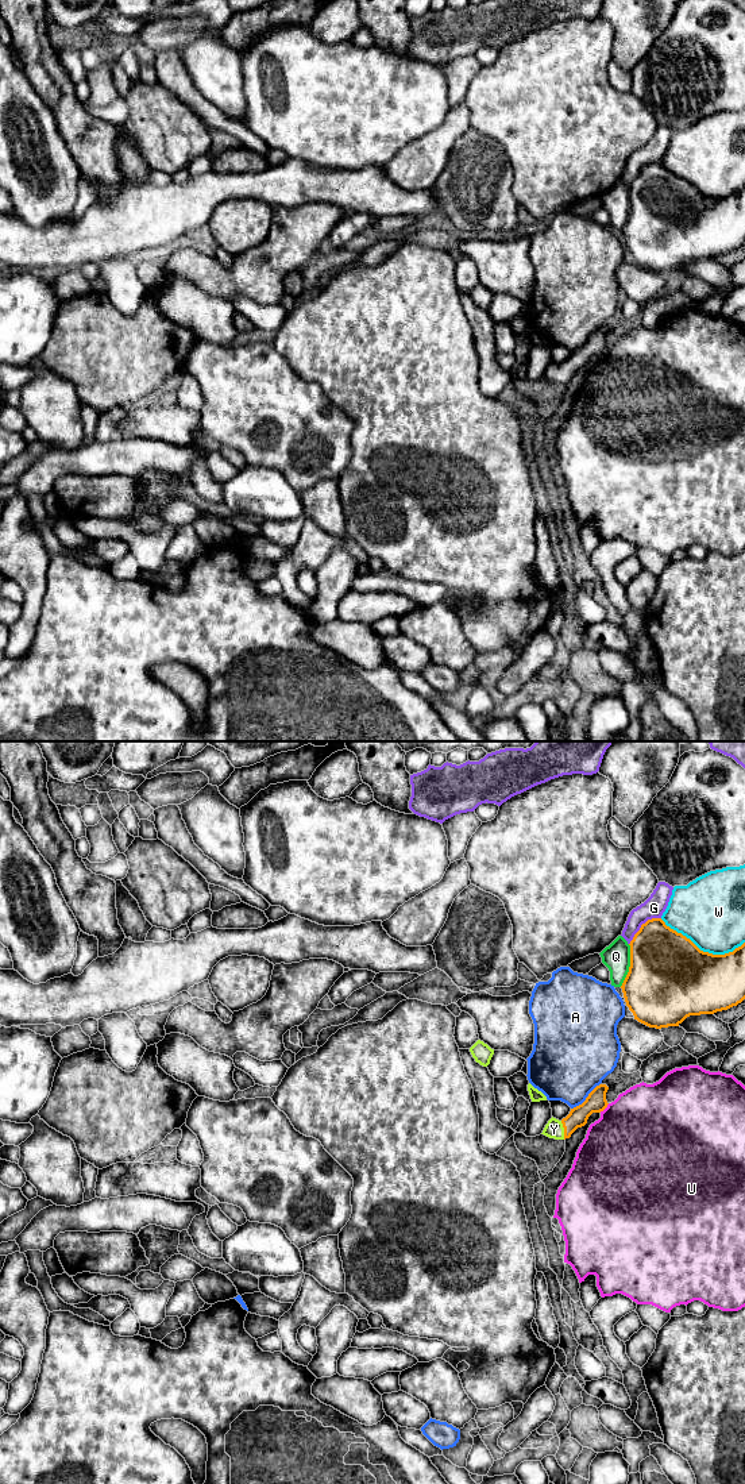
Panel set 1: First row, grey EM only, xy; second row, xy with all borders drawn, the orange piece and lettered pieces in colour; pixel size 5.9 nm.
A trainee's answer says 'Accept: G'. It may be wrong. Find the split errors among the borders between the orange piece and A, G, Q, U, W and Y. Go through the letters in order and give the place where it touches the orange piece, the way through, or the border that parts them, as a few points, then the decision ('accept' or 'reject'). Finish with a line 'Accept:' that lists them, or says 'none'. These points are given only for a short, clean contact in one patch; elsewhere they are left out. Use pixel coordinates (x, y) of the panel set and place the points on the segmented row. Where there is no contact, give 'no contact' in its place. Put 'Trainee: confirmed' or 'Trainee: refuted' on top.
Trainee: refuted
A: contact xy (586, 1098); reject
G: contact xy (641, 925); reject
Q: contact xy (630, 966); reject
U: contact xy (603, 1109); reject
W: contact xy (702, 951); reject
Y: contact xy (564, 1130); way xy (595, 1102), (564, 1130), (554, 1129); accept
Accept: Y

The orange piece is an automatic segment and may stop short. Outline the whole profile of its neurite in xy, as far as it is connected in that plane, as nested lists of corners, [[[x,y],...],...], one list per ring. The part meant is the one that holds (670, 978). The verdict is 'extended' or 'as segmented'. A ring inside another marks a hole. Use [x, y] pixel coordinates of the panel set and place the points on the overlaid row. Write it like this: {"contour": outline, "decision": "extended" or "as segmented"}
{"contour": [[[661,918],[648,920],[630,941],[630,967],[621,986],[634,1019],[649,1028],[679,1026],[690,1015],[714,1014],[745,999],[745,943],[733,952],[713,955],[700,951],[690,938],[665,925]]], "decision": "as segmented"}

